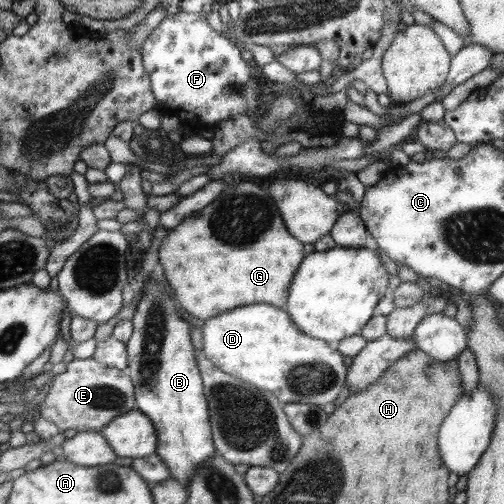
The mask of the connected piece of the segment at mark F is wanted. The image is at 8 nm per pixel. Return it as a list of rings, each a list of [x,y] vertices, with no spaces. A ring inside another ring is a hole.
[[[185,13],[167,15],[148,35],[141,48],[144,68],[151,77],[152,91],[155,92],[159,110],[167,115],[176,116],[183,126],[200,129],[217,126],[236,114],[261,114],[264,105],[260,105],[258,82],[250,76],[250,63],[242,58],[240,48],[218,34],[206,21],[204,13]]]

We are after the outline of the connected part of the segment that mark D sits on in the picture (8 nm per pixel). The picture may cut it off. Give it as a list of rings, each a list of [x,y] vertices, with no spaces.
[[[248,304],[204,320],[202,340],[206,358],[237,380],[272,392],[280,402],[316,405],[332,402],[344,388],[349,369],[342,353],[335,345],[300,332],[284,310],[270,304]]]

